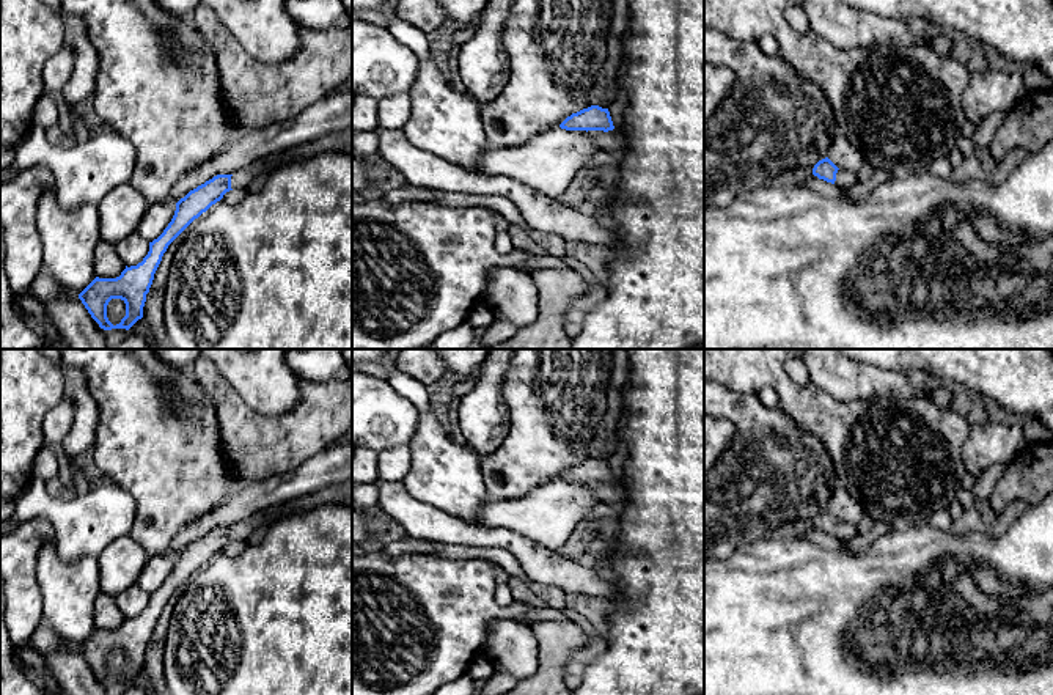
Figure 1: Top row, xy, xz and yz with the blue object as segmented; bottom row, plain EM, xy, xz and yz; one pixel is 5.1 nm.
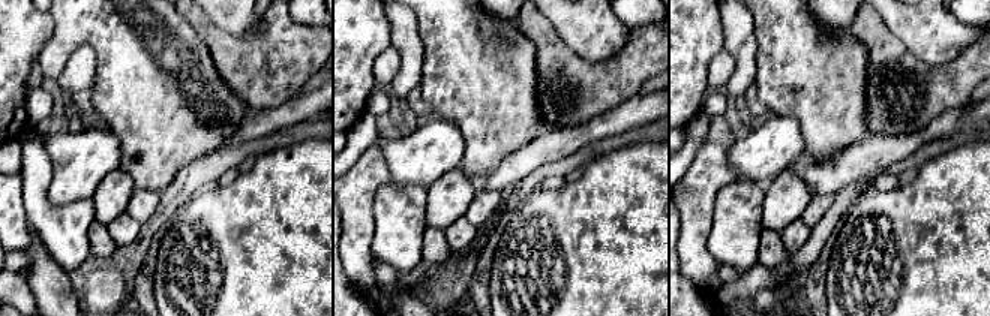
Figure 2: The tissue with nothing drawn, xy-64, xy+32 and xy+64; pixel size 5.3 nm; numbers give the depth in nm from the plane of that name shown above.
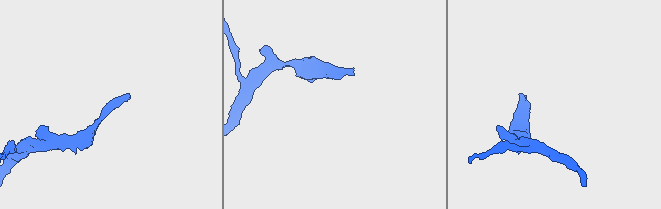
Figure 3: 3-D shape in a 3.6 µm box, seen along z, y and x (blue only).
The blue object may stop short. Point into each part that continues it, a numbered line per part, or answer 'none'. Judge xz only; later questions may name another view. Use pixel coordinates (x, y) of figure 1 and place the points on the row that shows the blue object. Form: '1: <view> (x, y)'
1: xz (613, 140)

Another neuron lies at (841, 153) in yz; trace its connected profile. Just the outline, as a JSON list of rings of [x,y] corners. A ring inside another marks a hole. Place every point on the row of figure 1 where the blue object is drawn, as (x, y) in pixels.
[[[839,132],[828,149],[827,156],[838,168],[858,173],[864,165],[863,154]]]

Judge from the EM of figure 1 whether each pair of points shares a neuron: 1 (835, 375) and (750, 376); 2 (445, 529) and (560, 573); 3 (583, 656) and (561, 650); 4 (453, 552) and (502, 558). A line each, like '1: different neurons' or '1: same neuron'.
1: different neurons
2: same neuron
3: different neurons
4: same neuron

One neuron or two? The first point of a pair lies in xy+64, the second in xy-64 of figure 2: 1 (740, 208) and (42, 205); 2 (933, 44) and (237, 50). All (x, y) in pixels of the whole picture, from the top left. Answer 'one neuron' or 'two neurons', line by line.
1: one neuron
2: two neurons

